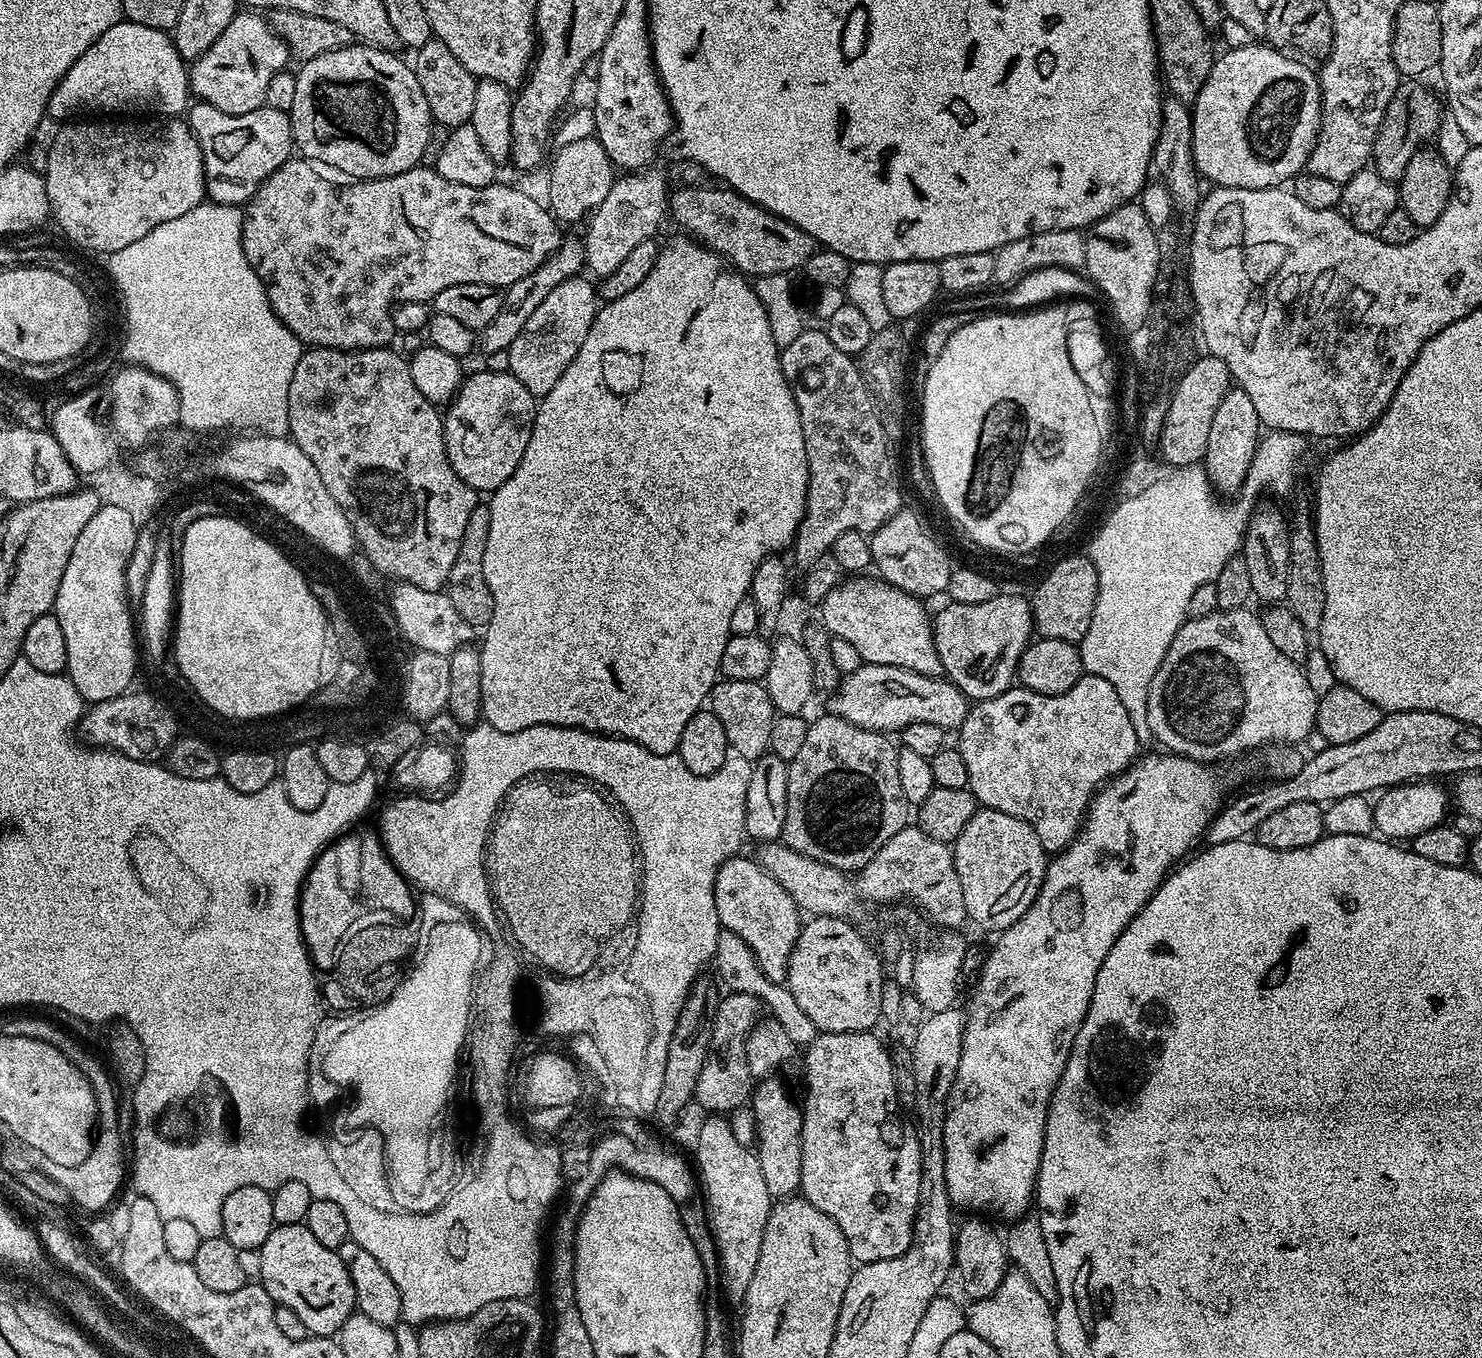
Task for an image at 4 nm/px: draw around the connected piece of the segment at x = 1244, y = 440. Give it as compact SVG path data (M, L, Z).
M1238 386L1229 388L1214 412L1202 461L1208 481L1217 493L1236 492L1244 488L1244 480L1248 476L1256 447L1262 436L1260 424L1262 417L1258 414L1257 406L1251 401L1250 396Z

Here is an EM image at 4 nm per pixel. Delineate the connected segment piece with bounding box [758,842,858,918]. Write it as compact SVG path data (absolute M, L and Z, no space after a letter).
M768 842L758 855L758 863L766 872L771 872L772 877L780 883L794 898L794 902L800 907L801 913L813 916L843 916L851 917L851 912L858 905L858 897L851 879L848 880L839 868L832 868L829 864L823 864L817 860L811 860L809 856L798 854L793 848L789 848L783 842Z

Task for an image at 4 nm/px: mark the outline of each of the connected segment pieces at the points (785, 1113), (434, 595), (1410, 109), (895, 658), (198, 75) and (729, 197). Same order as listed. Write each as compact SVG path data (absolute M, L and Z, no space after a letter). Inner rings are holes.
M780 1078L759 1081L752 1096L750 1111L756 1124L754 1151L760 1161L762 1178L766 1178L769 1193L776 1198L787 1198L800 1187L800 1135L802 1134L802 1108L788 1097Z
M403 582L393 585L386 604L391 608L402 634L409 639L413 649L434 651L436 654L449 657L458 649L473 643L474 629L466 623L462 614L458 614L458 610L454 610L454 602L450 602L447 591L431 592Z
M1404 82L1394 94L1390 106L1386 106L1386 114L1382 118L1382 126L1378 126L1378 134L1374 138L1372 147L1371 167L1382 178L1398 182L1402 174L1406 174L1406 166L1410 158L1422 146L1440 131L1442 111L1436 96L1428 88L1423 88L1420 82Z
M848 578L836 585L818 605L819 619L830 635L846 638L862 654L865 664L898 666L923 676L939 677L942 672L940 652L932 634L930 612L917 597L885 584L879 578Z
M252 10L241 11L218 34L218 38L199 58L191 61L188 73L190 92L197 101L214 106L231 116L250 114L265 107L264 95L273 72L285 71L290 55L284 41L273 32L263 15ZM252 48L272 48L272 66L263 68Z
M727 186L716 187L720 188L680 188L677 192L675 189L670 196L671 219L673 216L682 227L697 232L692 234L699 237L703 247L717 252L745 277L776 274L777 217Z

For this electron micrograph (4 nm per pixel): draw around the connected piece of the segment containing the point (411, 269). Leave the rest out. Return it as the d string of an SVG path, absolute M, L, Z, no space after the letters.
M290 158L278 170L261 180L256 192L243 209L244 229L242 230L242 246L250 266L258 274L264 284L270 306L276 317L300 339L301 345L313 348L337 348L343 352L359 352L366 348L382 348L391 345L392 335L398 329L394 319L394 309L401 304L422 304L430 302L442 290L450 286L458 286L466 282L482 282L486 286L498 289L509 288L518 278L526 278L542 262L560 247L562 235L556 227L558 221L552 212L542 203L539 204L528 192L511 188L508 184L493 182L475 188L462 186L458 182L450 182L436 173L435 168L417 166L402 174L383 176L377 180L352 180L345 188L339 188L331 175L325 174L313 161L307 158Z

